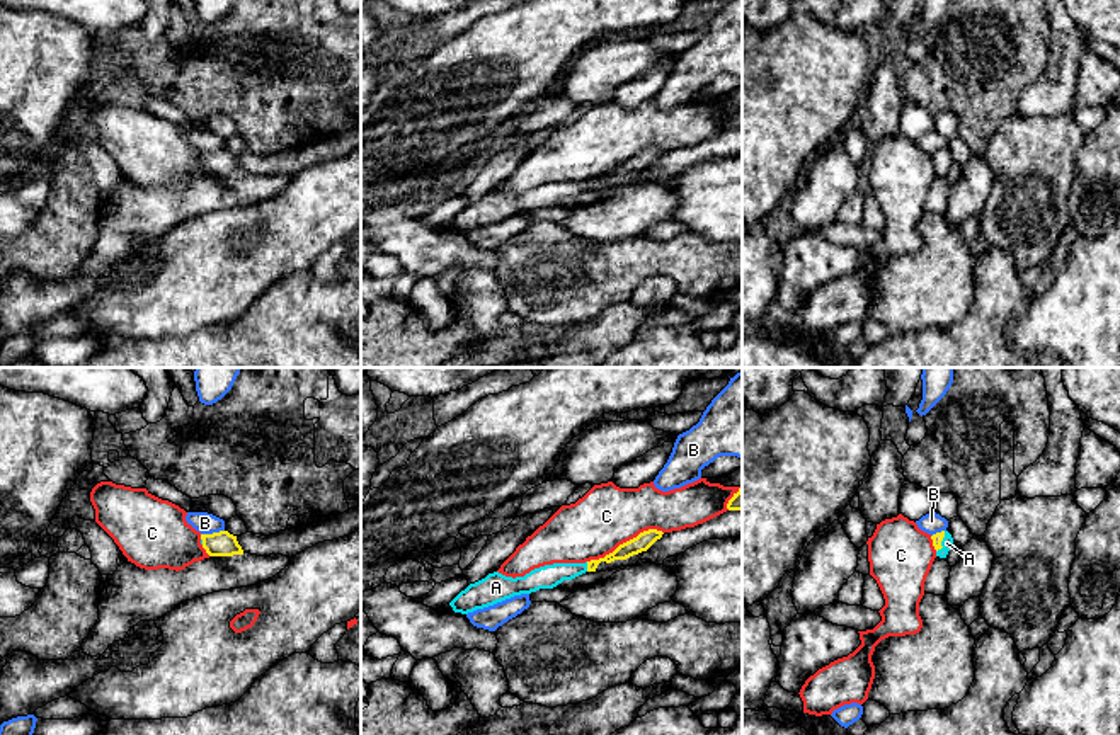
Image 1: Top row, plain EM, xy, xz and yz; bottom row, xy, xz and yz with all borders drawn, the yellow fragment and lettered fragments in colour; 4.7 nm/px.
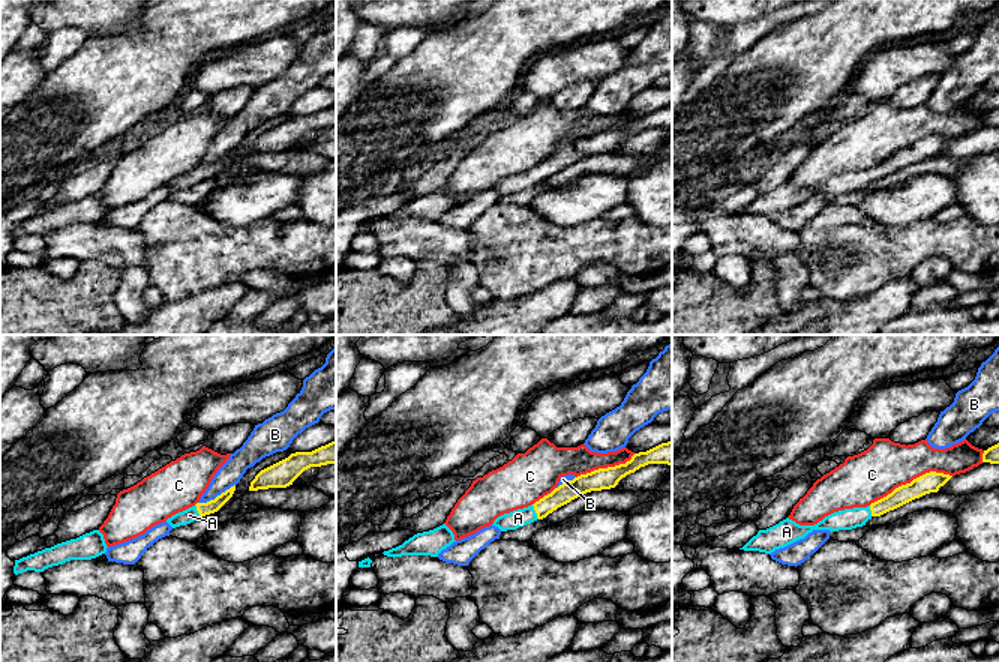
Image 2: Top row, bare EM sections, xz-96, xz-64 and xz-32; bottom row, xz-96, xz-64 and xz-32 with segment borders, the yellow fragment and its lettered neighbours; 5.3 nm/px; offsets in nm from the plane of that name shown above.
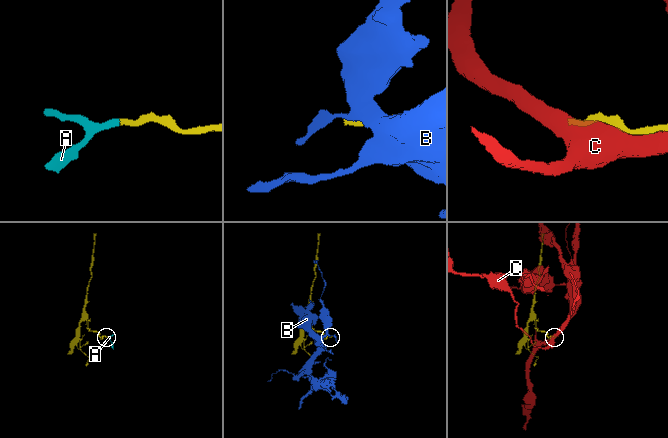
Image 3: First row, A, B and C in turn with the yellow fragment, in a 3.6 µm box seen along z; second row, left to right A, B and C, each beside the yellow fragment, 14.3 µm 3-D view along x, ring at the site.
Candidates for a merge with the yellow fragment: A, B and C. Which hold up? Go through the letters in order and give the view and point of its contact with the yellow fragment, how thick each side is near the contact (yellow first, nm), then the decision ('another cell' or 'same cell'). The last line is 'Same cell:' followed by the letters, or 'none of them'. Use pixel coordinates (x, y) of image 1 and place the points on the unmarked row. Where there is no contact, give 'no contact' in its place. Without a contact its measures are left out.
A: yz (942, 159) | 50/60 nm | same cell
B: xy (213, 152) | 120/100 nm | another cell
C: xz (627, 160) | 80/300 nm | another cell
Same cell: A

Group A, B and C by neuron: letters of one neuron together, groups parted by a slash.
A / B / C

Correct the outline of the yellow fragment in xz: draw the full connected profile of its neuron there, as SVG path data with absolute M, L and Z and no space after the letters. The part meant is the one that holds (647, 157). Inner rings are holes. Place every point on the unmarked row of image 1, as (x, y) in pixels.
M649 148L637 157L620 163L613 172L599 179L586 182L553 182L531 189L524 196L506 196L499 191L489 192L485 197L470 202L461 209L449 225L454 231L468 233L477 228L483 228L511 218L521 213L531 213L540 208L553 208L563 199L572 199L586 191L596 191L601 180L611 182L614 179L626 179L633 174L647 170L657 158L662 157L662 150Z

